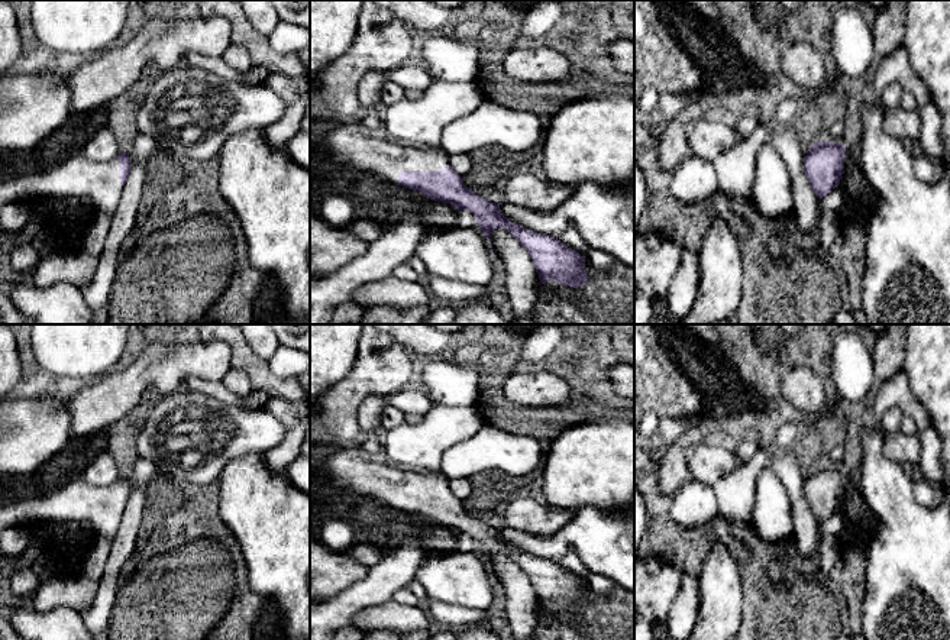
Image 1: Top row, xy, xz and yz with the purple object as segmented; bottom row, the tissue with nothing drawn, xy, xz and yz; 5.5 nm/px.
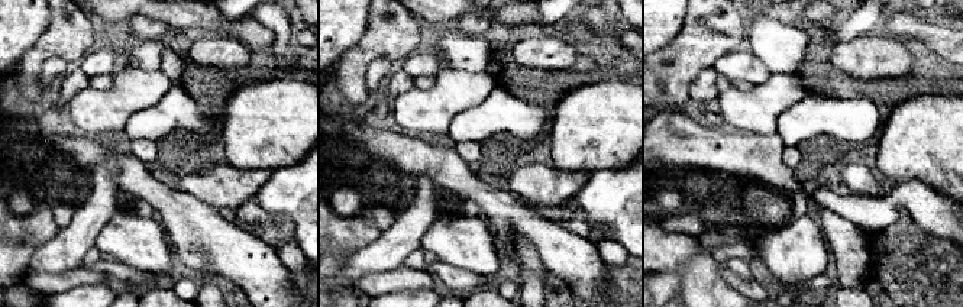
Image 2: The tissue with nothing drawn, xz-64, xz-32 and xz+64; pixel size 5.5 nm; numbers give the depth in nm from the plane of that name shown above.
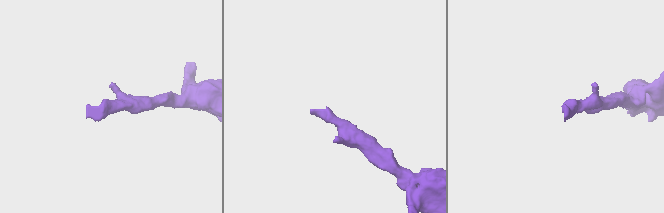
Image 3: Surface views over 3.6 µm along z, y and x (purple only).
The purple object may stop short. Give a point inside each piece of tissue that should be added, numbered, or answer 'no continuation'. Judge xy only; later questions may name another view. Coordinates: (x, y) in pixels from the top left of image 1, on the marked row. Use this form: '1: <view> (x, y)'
1: xy (77, 177)

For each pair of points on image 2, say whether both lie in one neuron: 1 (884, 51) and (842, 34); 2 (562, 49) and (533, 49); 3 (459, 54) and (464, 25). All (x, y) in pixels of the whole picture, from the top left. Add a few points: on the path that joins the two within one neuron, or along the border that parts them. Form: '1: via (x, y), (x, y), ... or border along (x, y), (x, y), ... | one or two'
1: border along (869, 34), (834, 44) | two
2: via (555, 49), (540, 49) | one
3: border along (456, 28), (469, 35), (487, 36) | two

